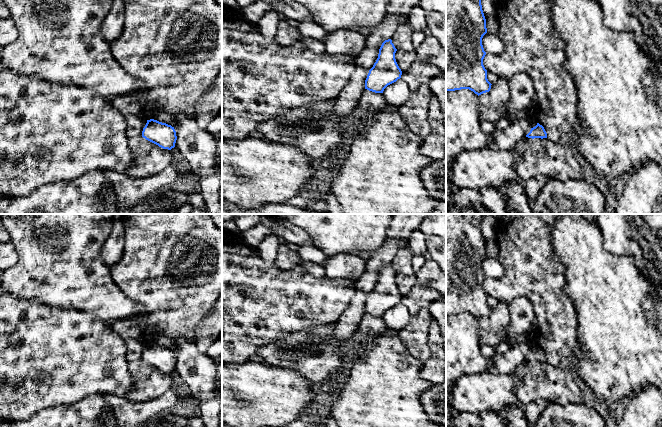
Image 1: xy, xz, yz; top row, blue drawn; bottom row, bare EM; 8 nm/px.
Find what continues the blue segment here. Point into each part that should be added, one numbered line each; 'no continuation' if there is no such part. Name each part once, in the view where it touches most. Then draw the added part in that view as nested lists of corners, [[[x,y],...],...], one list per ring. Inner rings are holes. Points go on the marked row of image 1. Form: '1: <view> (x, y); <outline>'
no continuation

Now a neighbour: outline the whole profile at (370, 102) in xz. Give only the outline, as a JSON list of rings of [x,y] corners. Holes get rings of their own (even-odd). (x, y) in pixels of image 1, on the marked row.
[[[365,89],[357,104],[353,118],[359,121],[359,116],[363,113],[373,113],[389,111],[391,108],[397,109],[389,105],[383,93],[375,93]]]

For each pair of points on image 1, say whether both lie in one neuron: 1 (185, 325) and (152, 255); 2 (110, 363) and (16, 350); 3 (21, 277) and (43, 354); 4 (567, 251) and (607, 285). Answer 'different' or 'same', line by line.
1: same
2: same
3: different
4: same

